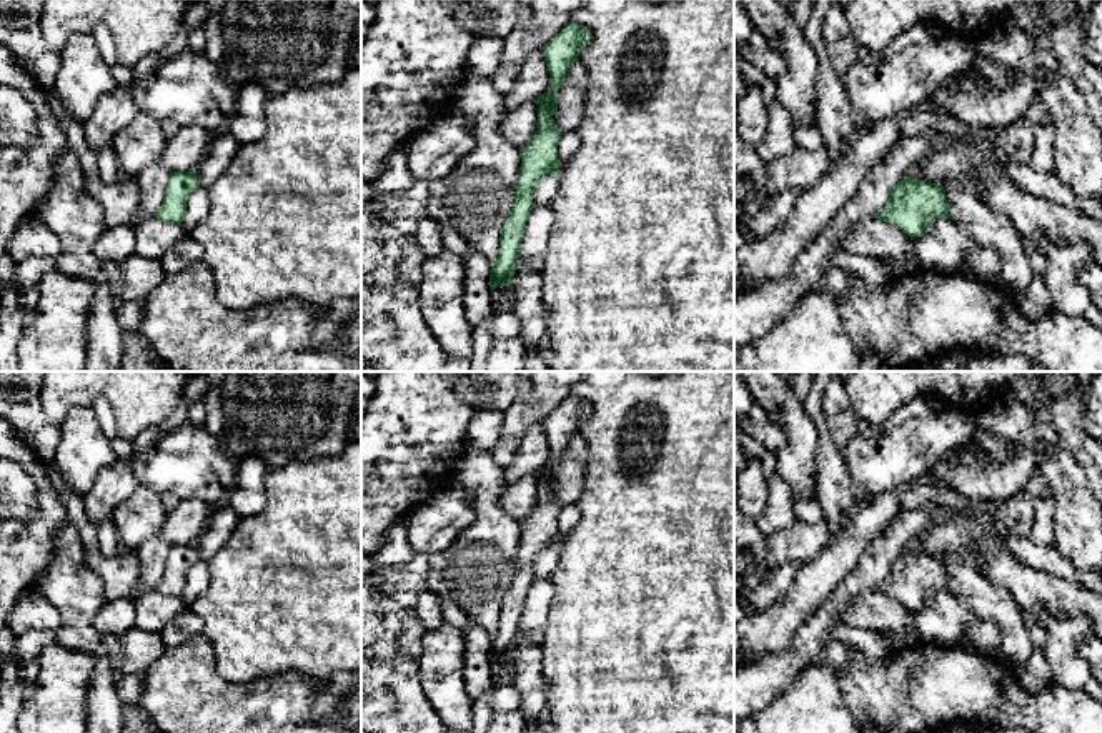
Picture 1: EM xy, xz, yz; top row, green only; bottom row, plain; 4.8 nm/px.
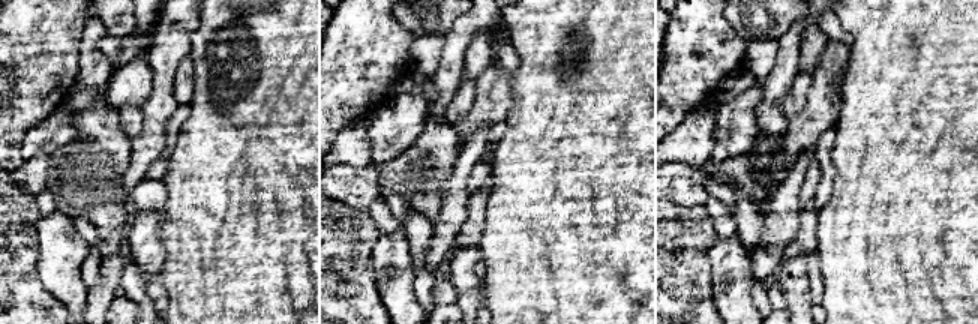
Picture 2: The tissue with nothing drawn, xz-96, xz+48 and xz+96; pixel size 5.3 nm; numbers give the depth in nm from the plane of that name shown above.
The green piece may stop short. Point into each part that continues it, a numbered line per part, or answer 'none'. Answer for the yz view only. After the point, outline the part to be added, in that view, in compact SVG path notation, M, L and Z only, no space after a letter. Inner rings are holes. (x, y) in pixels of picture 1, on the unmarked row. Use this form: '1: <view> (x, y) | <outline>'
none

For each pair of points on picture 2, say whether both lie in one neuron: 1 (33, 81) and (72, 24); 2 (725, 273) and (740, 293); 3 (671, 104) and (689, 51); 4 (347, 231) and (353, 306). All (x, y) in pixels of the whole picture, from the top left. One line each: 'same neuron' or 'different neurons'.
1: same neuron
2: same neuron
3: same neuron
4: same neuron

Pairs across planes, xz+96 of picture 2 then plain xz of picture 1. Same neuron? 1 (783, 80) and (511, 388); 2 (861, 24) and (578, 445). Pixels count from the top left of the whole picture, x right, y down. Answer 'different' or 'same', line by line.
1: different
2: different

